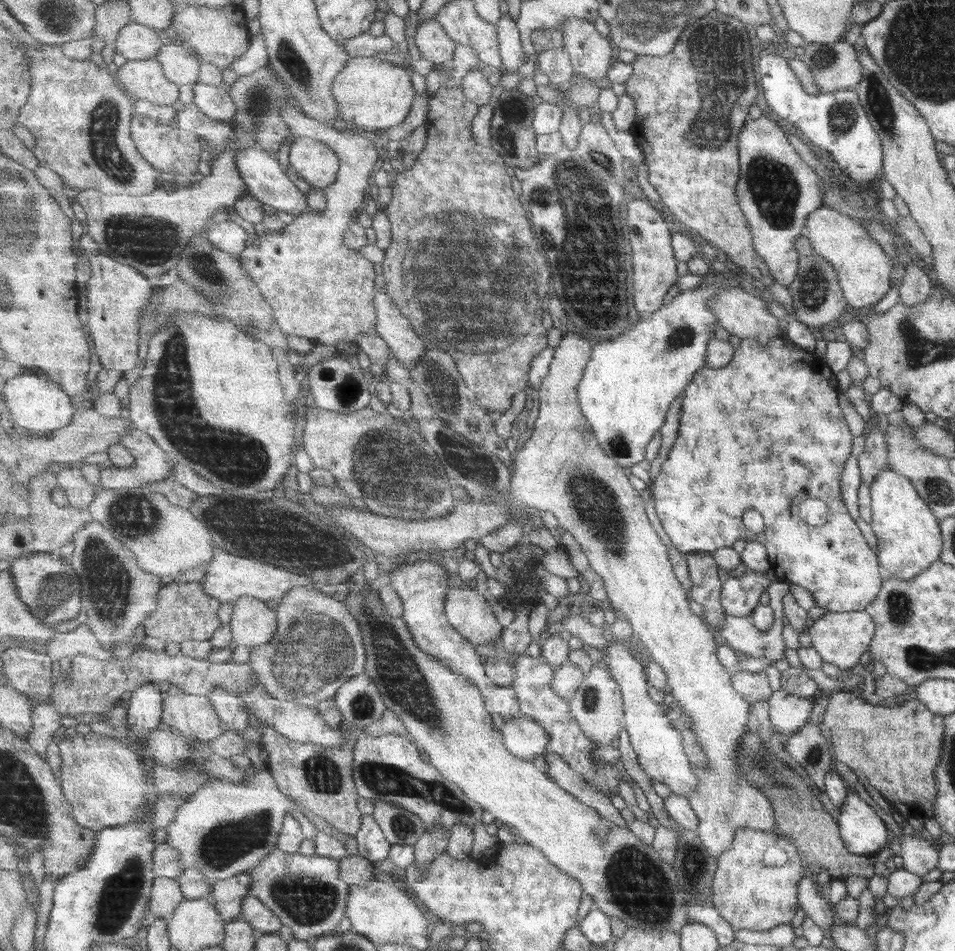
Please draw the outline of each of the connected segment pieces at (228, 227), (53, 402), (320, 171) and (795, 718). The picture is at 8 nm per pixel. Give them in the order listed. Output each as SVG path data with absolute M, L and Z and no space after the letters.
M237 221L211 222L206 229L206 237L213 246L223 252L240 255L248 245L251 234L247 228L242 228Z
M21 373L9 379L6 384L5 396L7 398L3 400L4 409L7 411L6 414L13 416L13 420L19 426L23 426L31 432L43 432L43 434L47 432L49 434L59 430L67 426L76 413L70 395L46 374Z
M296 136L290 146L290 171L297 173L314 187L331 186L340 172L340 158L320 140Z
M778 689L766 701L771 729L785 737L813 720L812 697L793 696Z

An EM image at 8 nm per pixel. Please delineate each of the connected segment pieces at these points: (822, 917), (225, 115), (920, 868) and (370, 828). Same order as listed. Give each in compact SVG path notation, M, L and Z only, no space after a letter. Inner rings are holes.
M811 875L801 877L796 886L798 908L803 910L821 930L828 933L835 925L835 914L831 909L831 904L825 902L818 891L818 886Z
M203 82L193 85L194 102L207 116L216 121L230 122L237 114L237 105L227 89Z
M905 834L898 837L898 841L901 850L895 864L899 868L918 877L936 868L938 852L929 843L915 835Z
M373 815L362 817L362 827L355 838L358 843L358 854L368 858L372 863L390 858L392 844Z

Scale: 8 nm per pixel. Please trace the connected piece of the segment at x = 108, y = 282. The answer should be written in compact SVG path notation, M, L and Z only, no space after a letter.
M97 252L88 257L91 276L87 282L86 298L89 306L90 335L95 344L96 354L105 369L117 369L124 374L137 368L139 361L139 334L143 336L141 310L149 304L153 284L136 268Z

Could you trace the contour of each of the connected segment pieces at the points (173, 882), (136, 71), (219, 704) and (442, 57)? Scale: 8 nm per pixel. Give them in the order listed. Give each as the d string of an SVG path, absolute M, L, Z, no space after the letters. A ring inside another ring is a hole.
M157 876L152 890L150 912L157 918L171 919L185 899L178 879Z
M157 59L127 61L120 67L116 79L134 100L171 106L179 101L179 86L168 80L163 68Z
M216 688L208 696L214 704L217 714L228 730L247 730L250 723L250 710L241 696Z
M436 20L420 22L416 28L415 40L422 58L435 65L447 65L455 58L457 43L447 35L443 26Z

